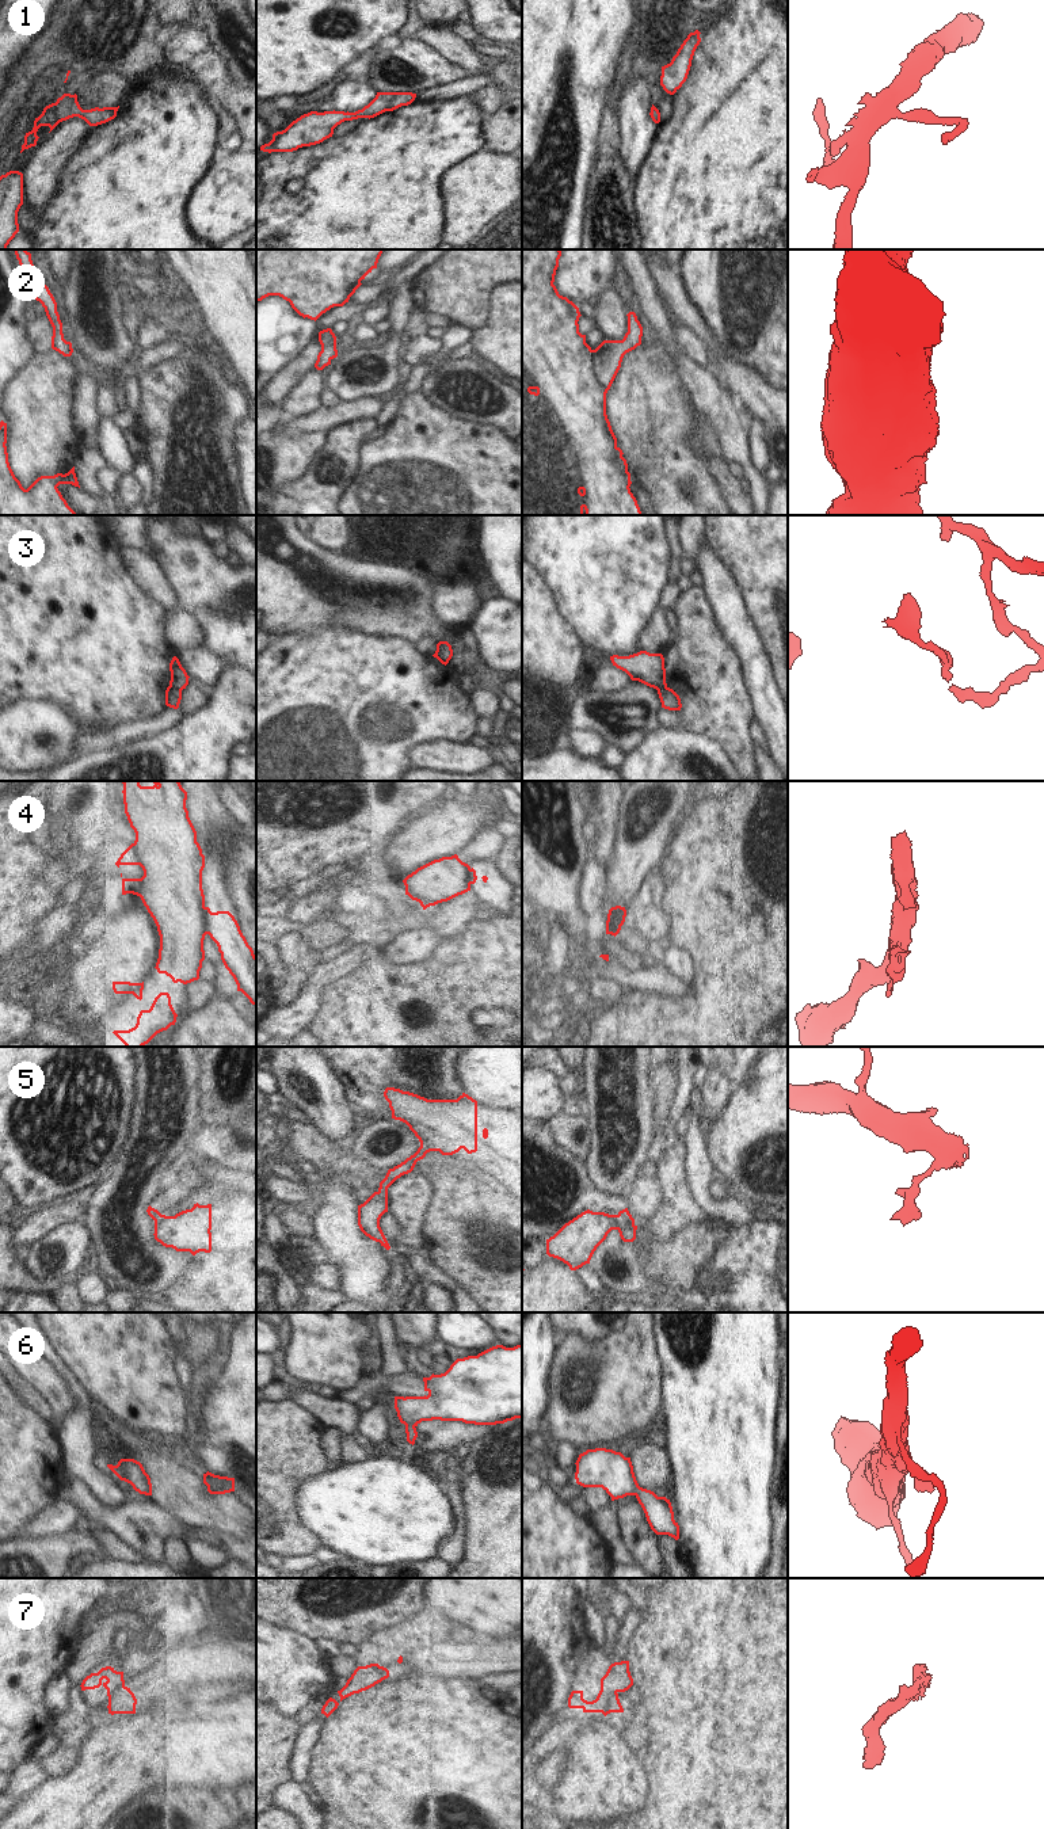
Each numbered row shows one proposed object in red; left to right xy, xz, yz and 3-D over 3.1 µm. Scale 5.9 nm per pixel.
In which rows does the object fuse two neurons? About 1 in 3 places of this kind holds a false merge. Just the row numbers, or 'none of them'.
3, 4, 5

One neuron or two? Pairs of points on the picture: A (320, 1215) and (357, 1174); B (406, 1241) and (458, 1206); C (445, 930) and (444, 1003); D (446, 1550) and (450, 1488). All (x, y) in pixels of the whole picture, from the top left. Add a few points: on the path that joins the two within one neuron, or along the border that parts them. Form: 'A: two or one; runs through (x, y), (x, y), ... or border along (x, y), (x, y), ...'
A: two; border along (323, 1172), (331, 1176), (343, 1176), (354, 1185)
B: two; border along (431, 1200), (425, 1214), (422, 1237)
C: two; border along (471, 919), (463, 932), (442, 940)
D: one; runs through (460, 1535), (458, 1502)

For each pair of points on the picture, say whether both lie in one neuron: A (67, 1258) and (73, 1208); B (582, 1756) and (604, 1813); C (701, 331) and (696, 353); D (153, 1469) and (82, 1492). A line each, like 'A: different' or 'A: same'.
A: different
B: same
C: different
D: different

